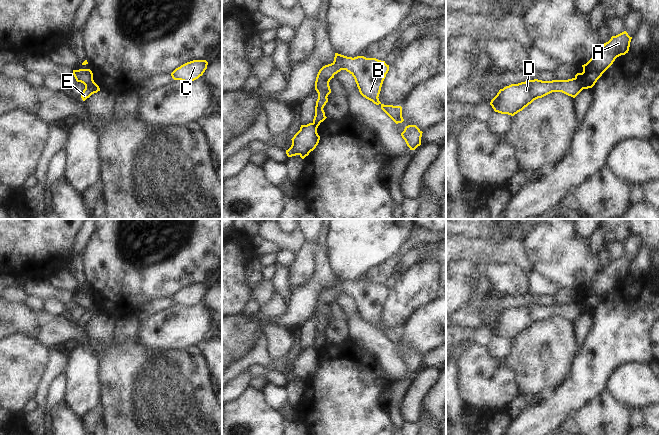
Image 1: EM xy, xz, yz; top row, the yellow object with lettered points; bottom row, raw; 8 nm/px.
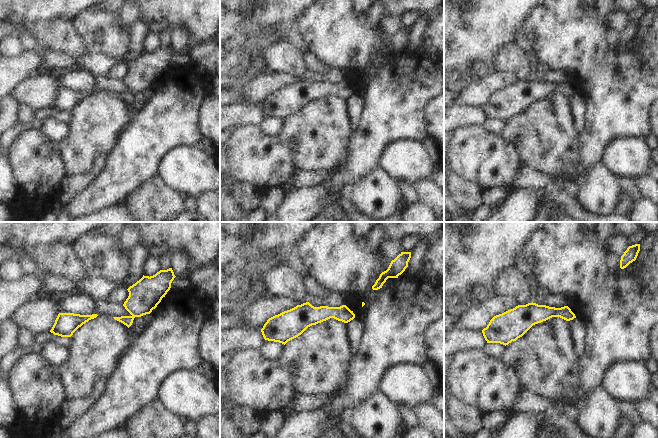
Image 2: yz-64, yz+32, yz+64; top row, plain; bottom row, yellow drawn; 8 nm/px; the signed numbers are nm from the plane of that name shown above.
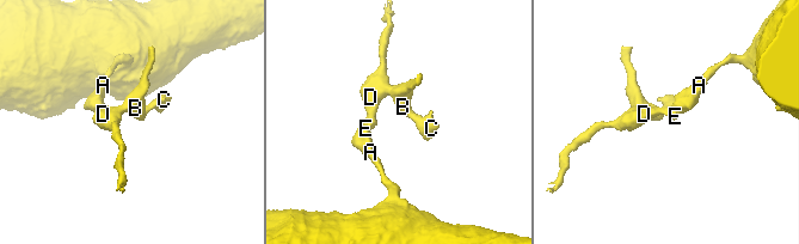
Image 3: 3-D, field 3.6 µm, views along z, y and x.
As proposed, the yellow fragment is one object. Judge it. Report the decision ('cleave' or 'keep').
cleave

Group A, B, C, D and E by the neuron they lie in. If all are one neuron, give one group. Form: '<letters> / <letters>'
A / B C D E

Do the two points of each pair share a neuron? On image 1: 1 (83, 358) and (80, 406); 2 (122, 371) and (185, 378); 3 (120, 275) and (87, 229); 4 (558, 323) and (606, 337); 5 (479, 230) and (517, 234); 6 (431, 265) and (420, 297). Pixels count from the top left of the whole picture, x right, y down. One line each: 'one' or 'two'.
1: one
2: one
3: two
4: two
5: one
6: one

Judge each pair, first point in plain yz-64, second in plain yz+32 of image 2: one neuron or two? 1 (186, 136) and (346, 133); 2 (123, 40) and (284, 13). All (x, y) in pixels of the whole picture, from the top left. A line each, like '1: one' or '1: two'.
1: two
2: two

